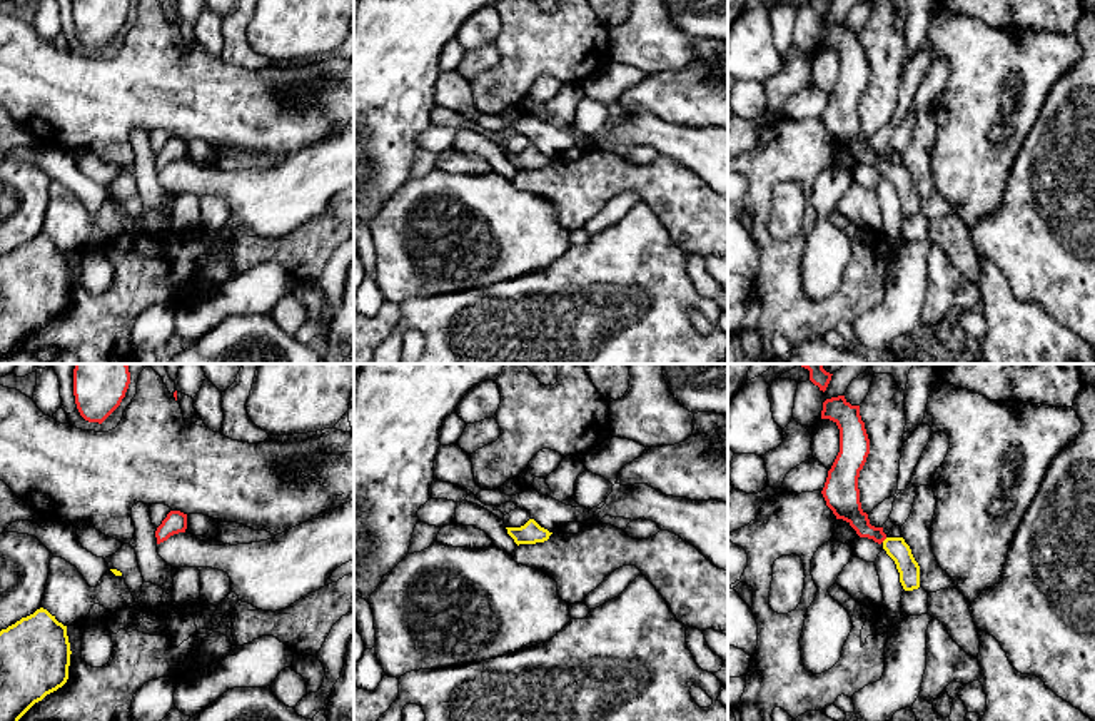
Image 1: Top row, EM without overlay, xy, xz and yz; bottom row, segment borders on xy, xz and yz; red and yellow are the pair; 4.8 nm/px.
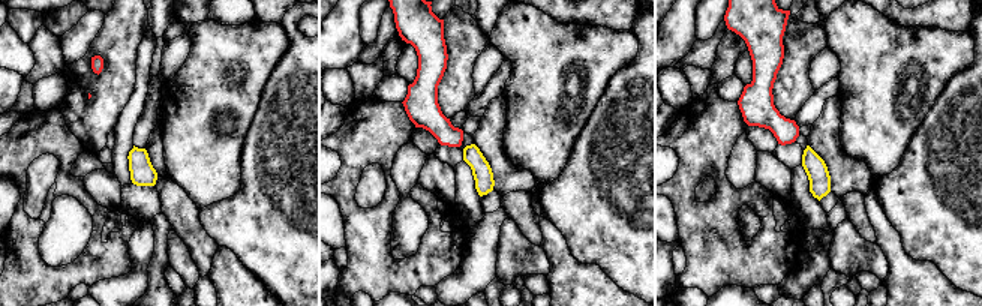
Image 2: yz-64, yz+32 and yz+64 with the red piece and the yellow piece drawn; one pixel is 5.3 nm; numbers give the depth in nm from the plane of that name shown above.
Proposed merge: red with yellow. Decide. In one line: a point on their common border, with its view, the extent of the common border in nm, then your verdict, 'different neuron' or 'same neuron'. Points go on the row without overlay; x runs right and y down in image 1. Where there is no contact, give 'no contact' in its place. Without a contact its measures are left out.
yz (883, 166) | 40 nm | same neuron

